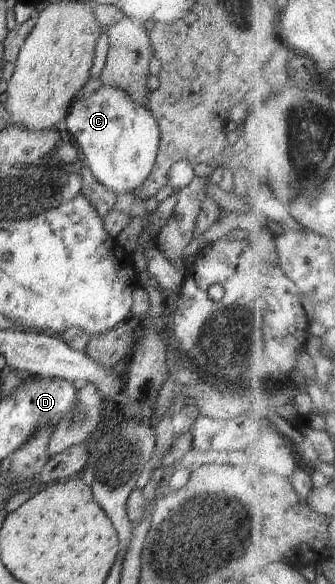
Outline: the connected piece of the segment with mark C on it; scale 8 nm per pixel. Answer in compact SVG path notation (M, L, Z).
M104 86L90 96L77 97L70 102L62 127L73 136L81 158L93 176L114 194L137 194L150 176L158 154L160 129L151 112L134 102L124 90Z

